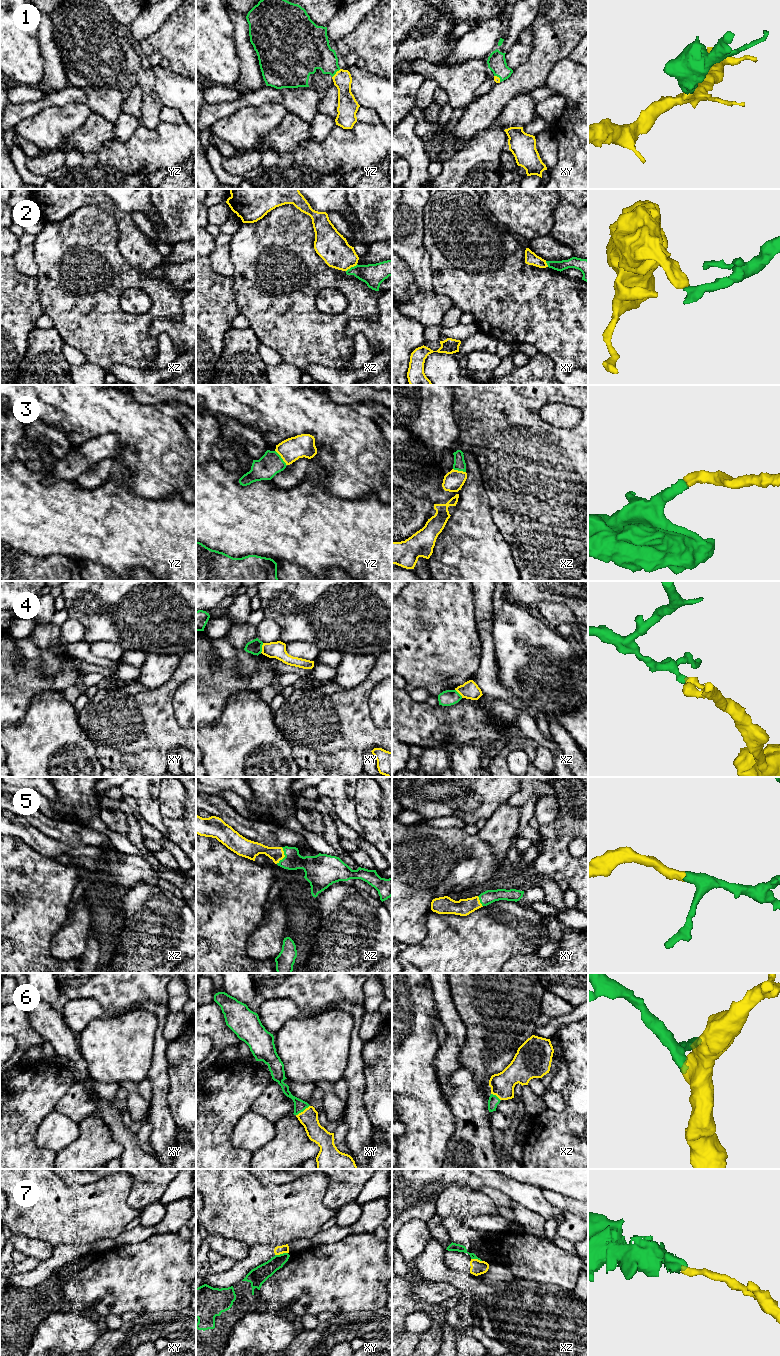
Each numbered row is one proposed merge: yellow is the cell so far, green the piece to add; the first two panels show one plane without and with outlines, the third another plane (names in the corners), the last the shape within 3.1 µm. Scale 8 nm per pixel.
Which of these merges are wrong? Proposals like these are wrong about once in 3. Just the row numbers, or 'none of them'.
2, 4, 7

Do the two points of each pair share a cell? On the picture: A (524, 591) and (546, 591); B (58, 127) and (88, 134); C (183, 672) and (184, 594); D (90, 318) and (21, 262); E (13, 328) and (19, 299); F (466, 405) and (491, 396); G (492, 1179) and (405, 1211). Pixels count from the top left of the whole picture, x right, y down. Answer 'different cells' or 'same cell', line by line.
A: same cell
B: different cells
C: different cells
D: different cells
E: same cell
F: same cell
G: same cell

